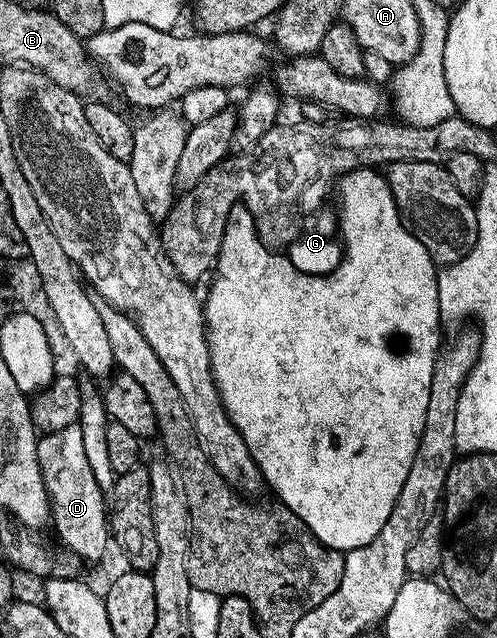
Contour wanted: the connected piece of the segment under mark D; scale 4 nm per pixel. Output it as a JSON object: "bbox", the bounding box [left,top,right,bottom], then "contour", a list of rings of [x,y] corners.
{"bbox":[36,425,110,563],"contour":[[[71,425],[57,433],[44,433],[36,446],[50,502],[51,528],[56,528],[65,550],[78,554],[83,562],[97,563],[102,559],[106,541],[110,538],[110,513],[106,508],[106,493],[94,479],[93,468],[86,459],[79,425]]]}

